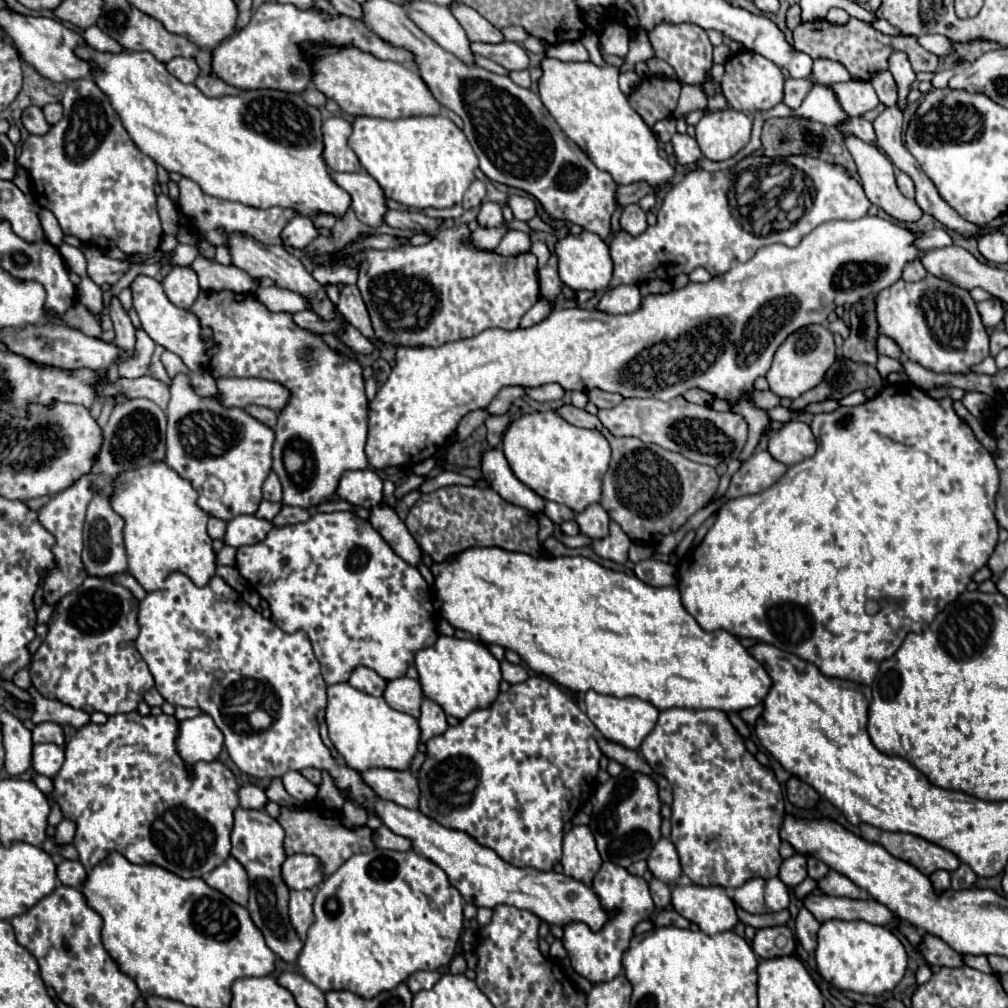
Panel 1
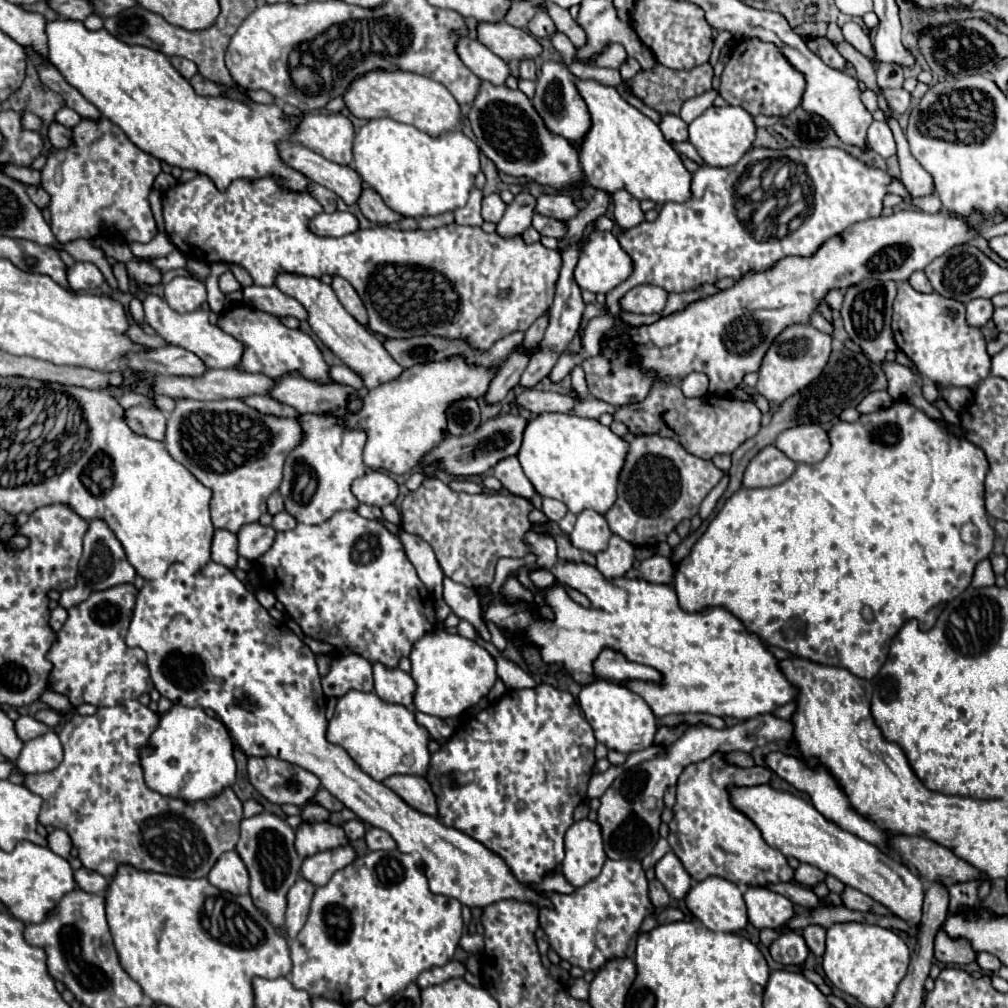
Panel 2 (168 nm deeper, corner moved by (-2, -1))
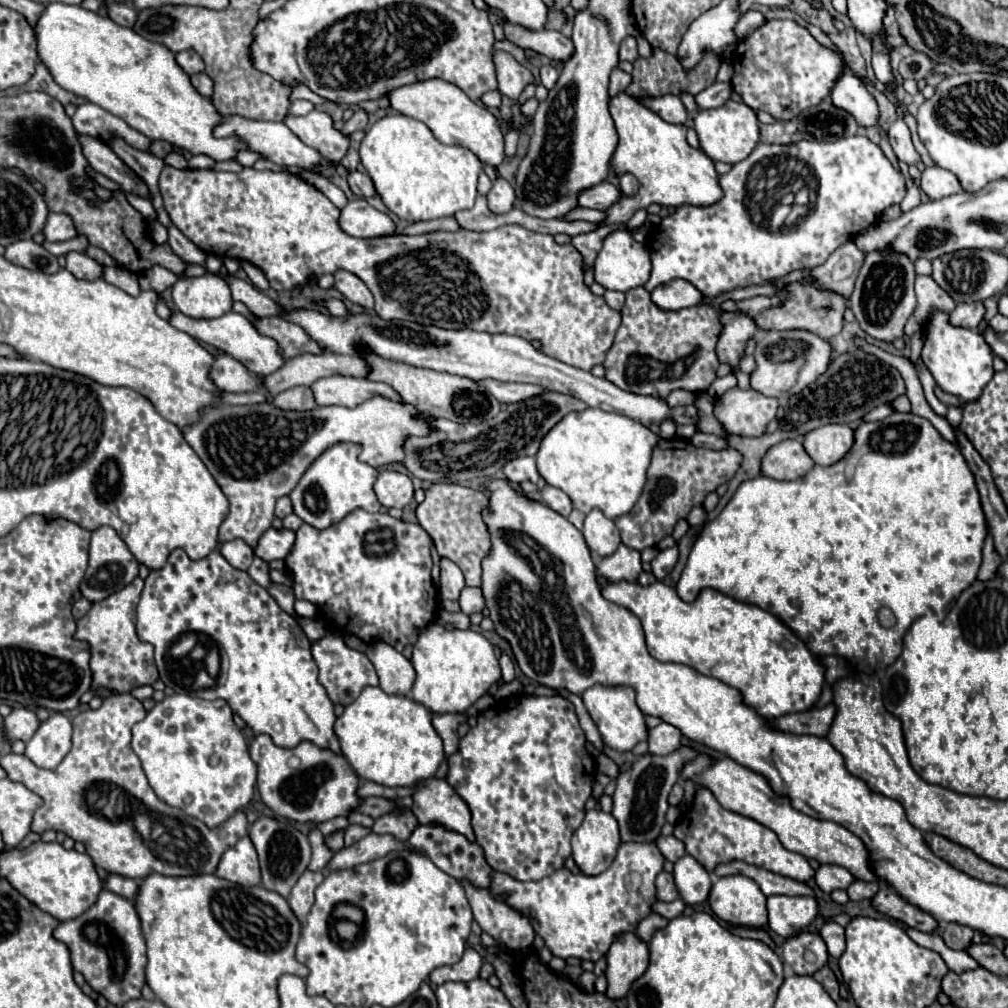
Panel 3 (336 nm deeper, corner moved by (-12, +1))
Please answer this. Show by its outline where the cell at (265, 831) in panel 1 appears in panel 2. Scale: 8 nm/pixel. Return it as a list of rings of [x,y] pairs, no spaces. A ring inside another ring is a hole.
[[[261,812],[251,818],[241,820],[241,838],[237,842],[237,852],[241,860],[247,864],[249,876],[251,876],[251,898],[255,900],[255,906],[279,928],[279,934],[283,932],[283,912],[287,912],[287,888],[295,884],[299,878],[301,860],[293,846],[295,830],[279,816],[271,812]]]

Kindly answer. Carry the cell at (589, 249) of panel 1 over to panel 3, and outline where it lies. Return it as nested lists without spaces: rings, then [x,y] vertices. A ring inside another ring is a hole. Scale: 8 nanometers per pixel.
[[[615,230],[605,238],[603,248],[595,260],[595,280],[607,288],[607,290],[619,290],[627,292],[631,288],[643,286],[651,276],[651,258],[649,258],[649,248],[637,240],[633,240],[631,232],[627,230]]]

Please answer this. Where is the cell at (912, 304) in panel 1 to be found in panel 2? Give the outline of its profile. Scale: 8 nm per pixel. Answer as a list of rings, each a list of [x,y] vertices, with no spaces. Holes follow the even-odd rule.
[[[901,282],[893,304],[891,330],[897,346],[913,360],[921,376],[937,384],[971,388],[989,376],[991,358],[987,354],[985,336],[979,328],[967,324],[965,304],[959,300],[943,298],[937,292],[915,292],[909,282]]]

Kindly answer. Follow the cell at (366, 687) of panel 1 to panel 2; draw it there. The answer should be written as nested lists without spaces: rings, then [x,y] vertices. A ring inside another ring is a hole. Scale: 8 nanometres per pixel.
[[[349,654],[339,660],[333,660],[331,672],[321,680],[325,696],[343,696],[347,690],[373,692],[373,668],[371,664],[357,656]]]

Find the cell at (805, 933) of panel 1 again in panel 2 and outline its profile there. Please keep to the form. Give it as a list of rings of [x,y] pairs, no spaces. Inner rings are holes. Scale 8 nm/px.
[[[807,926],[803,930],[803,938],[805,938],[809,950],[815,956],[821,956],[825,952],[825,928],[821,928],[821,926]]]

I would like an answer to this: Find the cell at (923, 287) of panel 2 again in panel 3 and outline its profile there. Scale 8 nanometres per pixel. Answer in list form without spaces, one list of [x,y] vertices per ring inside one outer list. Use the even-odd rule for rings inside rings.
[[[917,276],[915,280],[915,294],[917,294],[917,308],[909,316],[909,322],[905,324],[905,334],[913,336],[919,332],[925,322],[933,316],[933,312],[951,312],[955,308],[955,302],[951,296],[937,286],[937,282],[931,276]]]

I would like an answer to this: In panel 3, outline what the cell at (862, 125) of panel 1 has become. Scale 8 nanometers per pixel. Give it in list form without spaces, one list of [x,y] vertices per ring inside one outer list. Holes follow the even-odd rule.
[[[895,120],[895,124],[889,128],[889,138],[891,138],[891,146],[893,146],[893,152],[897,154],[897,158],[901,162],[907,162],[907,164],[917,164],[921,160],[919,152],[915,150],[913,142],[911,142],[911,134],[909,134],[909,128],[903,120]]]

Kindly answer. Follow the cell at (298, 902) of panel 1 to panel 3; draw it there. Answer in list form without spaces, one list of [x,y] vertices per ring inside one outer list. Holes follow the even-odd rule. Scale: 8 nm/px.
[[[305,870],[303,876],[293,886],[291,894],[287,896],[287,902],[289,902],[291,910],[295,912],[295,916],[299,918],[301,924],[305,924],[305,918],[307,918],[311,906],[313,906],[313,892],[321,884],[321,880],[323,880],[323,874],[321,872]]]

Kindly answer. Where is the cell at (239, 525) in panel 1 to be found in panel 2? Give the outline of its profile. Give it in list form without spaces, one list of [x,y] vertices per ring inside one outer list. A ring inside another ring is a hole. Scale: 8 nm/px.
[[[259,522],[243,524],[237,532],[239,538],[239,556],[247,560],[257,560],[261,554],[265,554],[273,540],[275,540],[275,530],[271,526],[261,526]]]

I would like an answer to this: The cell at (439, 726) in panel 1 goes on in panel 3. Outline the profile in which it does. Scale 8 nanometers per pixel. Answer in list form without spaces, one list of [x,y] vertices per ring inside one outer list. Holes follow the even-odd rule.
[[[441,714],[441,716],[433,718],[433,726],[435,726],[435,730],[439,732],[439,736],[443,740],[445,758],[449,758],[449,754],[457,752],[457,746],[459,746],[457,726],[465,720],[467,720],[467,716],[463,716],[463,714]]]

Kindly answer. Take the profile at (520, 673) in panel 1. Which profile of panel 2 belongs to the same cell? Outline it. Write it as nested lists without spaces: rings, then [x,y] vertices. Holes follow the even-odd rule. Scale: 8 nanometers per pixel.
[[[479,635],[476,642],[495,658],[495,662],[497,662],[497,674],[499,674],[499,678],[503,680],[503,684],[507,688],[521,690],[521,688],[533,688],[535,686],[535,680],[523,668],[519,668],[515,662],[507,660],[491,642],[484,641]]]

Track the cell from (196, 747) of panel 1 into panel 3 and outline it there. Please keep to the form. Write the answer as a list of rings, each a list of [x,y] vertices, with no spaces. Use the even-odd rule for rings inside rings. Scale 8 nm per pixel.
[[[189,694],[165,696],[131,732],[131,746],[143,764],[149,786],[165,804],[185,810],[185,814],[205,822],[209,828],[221,826],[237,810],[245,810],[251,804],[257,782],[257,764],[249,758],[247,742],[235,726],[233,710],[225,700],[203,700]]]

